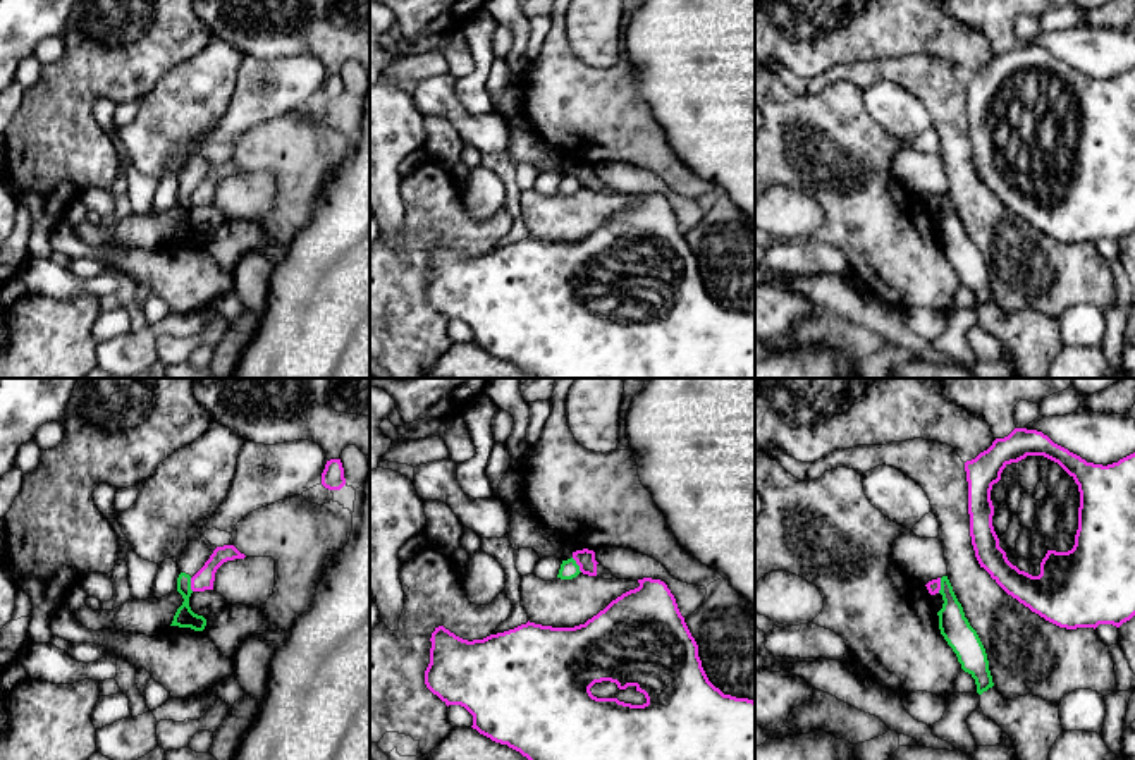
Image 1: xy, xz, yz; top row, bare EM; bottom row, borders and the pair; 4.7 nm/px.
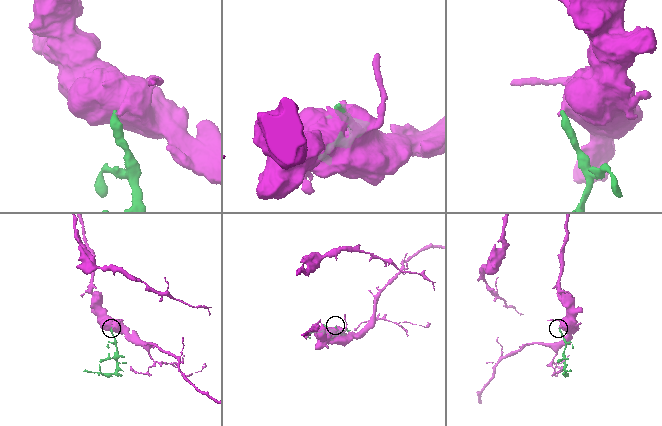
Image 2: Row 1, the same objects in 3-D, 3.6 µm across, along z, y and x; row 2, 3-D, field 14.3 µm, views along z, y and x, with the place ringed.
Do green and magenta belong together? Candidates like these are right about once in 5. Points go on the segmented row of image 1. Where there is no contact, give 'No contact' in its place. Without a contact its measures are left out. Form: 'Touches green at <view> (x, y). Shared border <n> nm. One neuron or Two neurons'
Touches green at xz (576, 564). Shared border 90 nm. Two neurons

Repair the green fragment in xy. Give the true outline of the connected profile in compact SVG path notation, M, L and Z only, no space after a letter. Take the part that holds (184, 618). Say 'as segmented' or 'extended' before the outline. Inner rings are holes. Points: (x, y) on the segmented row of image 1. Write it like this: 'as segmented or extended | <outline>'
as segmented | M181 573L177 578L177 591L182 595L184 602L177 609L174 621L170 626L179 628L191 628L194 631L203 631L206 626L206 619L203 616L198 616L189 607L189 597L193 593L191 590L191 576L186 573Z

